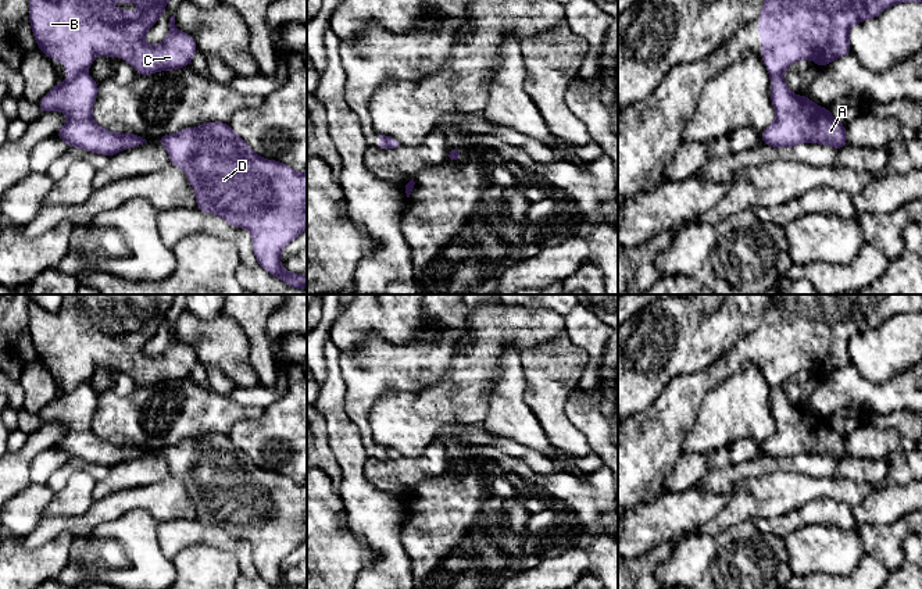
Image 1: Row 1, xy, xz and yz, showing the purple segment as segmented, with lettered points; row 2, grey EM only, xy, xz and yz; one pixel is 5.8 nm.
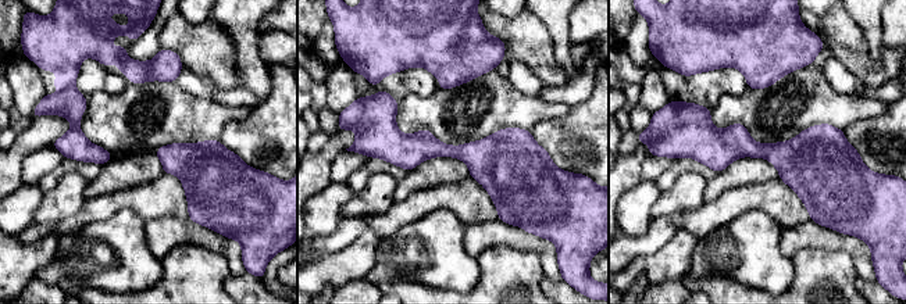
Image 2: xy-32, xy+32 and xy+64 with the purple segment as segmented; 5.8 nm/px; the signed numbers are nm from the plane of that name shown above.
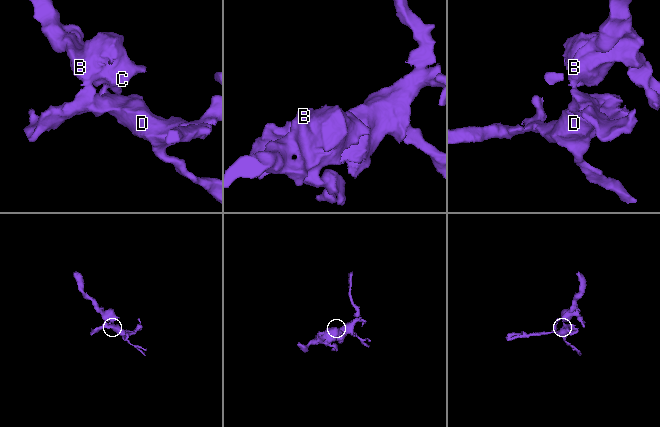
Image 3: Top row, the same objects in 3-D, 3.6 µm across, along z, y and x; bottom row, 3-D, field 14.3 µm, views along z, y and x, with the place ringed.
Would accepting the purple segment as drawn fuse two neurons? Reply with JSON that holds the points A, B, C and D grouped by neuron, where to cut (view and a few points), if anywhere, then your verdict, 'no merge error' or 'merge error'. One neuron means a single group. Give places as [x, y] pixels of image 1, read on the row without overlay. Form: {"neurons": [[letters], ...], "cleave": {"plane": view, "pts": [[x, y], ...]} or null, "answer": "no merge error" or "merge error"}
{"neurons": [["A", "D"], ["B", "C"]], "cleave": {"plane": "xy", "pts": [[84, 382], [65, 393]]}, "answer": "merge error"}

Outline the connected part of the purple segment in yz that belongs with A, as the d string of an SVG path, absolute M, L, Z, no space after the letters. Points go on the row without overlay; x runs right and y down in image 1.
M783 388L771 389L771 410L776 429L762 443L762 454L772 458L821 454L836 461L847 456L846 436L837 433L829 420L791 404Z

